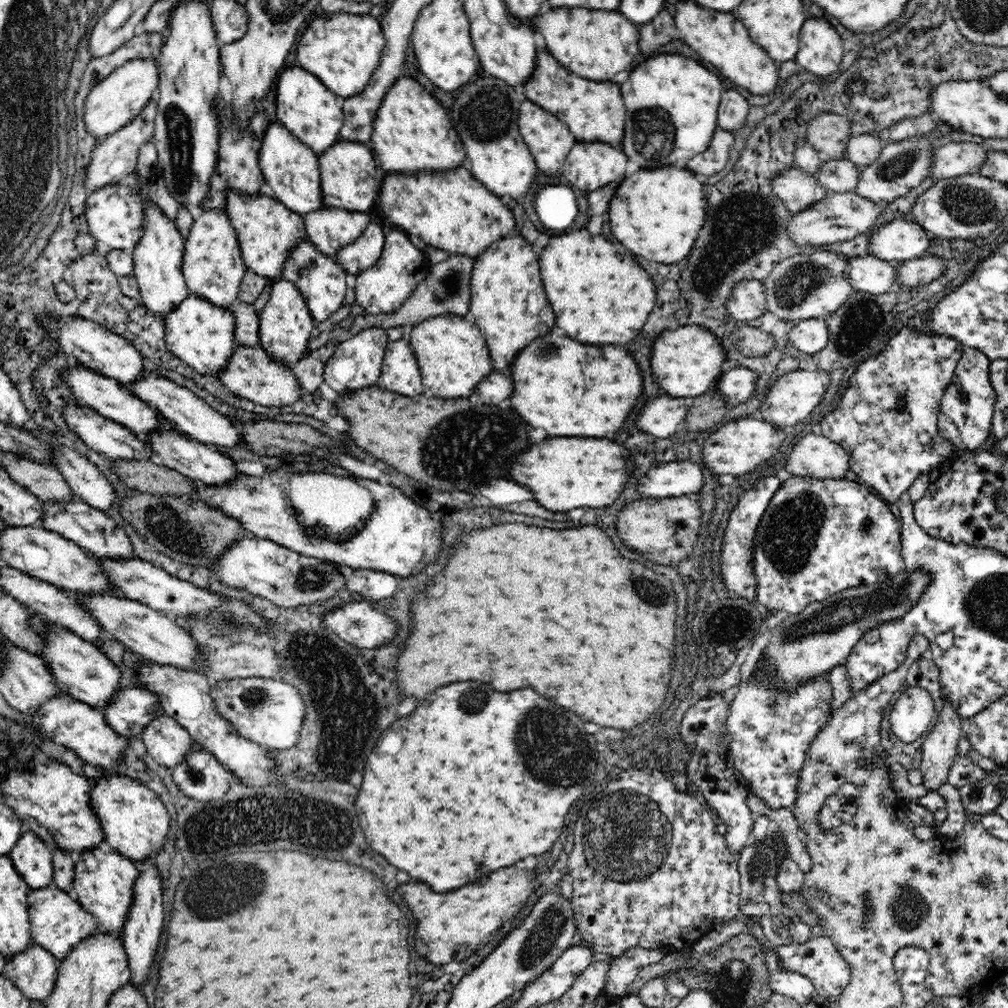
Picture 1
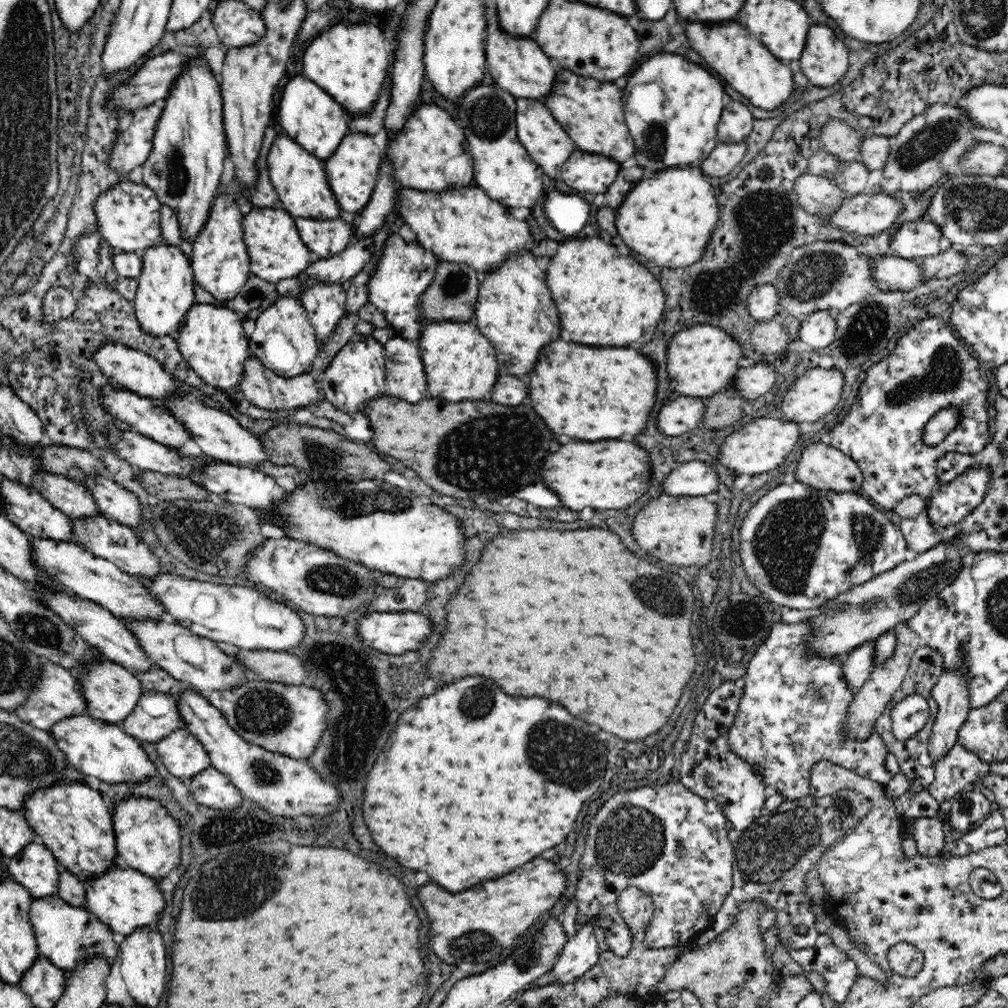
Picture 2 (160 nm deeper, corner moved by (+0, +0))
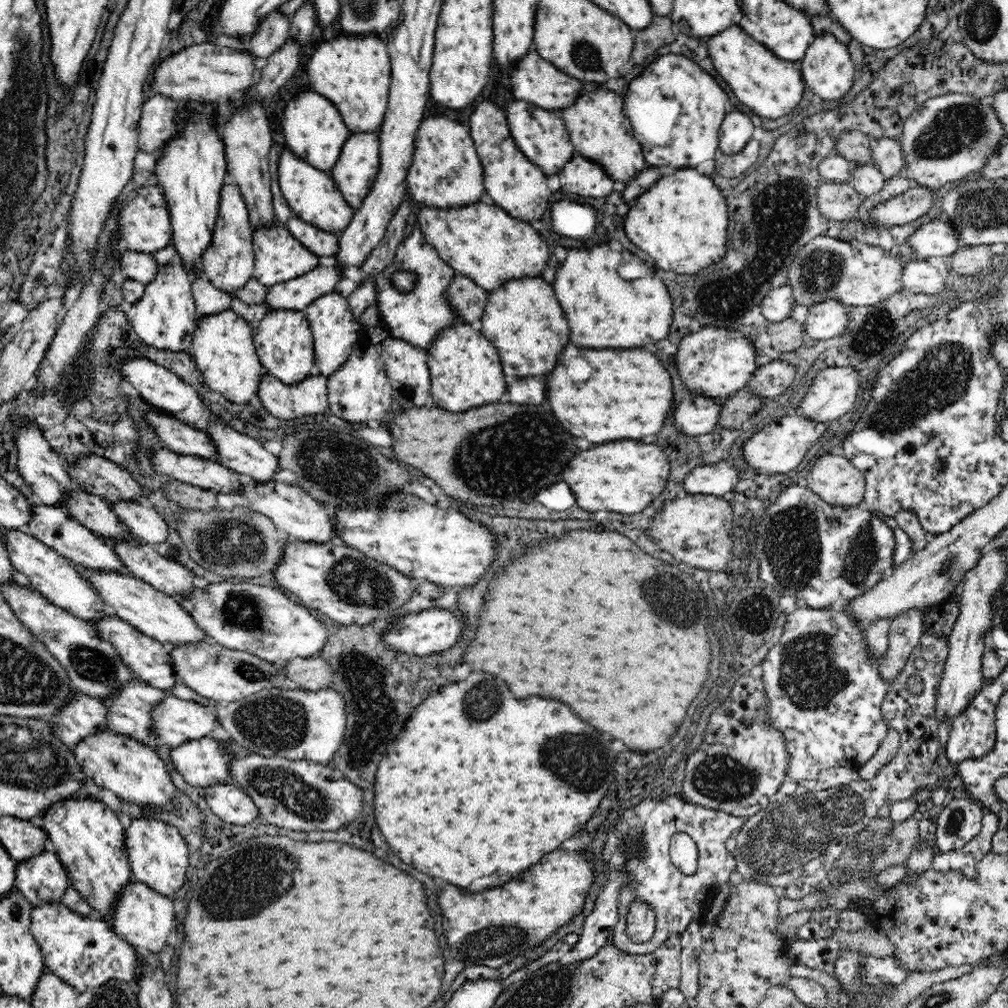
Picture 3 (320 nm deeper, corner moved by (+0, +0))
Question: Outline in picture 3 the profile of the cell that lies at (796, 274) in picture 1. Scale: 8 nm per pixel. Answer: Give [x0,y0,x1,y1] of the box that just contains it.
[787,236,904,308]

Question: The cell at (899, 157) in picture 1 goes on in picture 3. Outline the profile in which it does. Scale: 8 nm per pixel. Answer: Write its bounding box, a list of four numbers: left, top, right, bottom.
[900,94,1006,190]

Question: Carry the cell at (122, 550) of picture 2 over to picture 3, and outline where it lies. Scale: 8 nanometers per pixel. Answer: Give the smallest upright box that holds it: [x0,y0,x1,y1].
[105,538,196,598]

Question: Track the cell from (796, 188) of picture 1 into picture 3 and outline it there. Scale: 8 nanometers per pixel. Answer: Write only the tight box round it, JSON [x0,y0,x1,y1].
[816,180,862,221]

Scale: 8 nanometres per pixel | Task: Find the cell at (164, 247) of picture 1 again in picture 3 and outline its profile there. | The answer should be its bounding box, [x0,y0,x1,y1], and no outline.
[127,262,197,352]

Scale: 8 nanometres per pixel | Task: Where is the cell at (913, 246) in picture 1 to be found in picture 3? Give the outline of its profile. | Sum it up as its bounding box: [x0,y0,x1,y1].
[907,218,962,261]

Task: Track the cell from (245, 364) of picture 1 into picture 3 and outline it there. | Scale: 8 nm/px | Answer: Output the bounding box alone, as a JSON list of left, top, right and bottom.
[256,372,329,421]

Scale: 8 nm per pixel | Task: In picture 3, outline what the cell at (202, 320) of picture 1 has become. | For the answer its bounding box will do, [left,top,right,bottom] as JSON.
[192,310,265,404]

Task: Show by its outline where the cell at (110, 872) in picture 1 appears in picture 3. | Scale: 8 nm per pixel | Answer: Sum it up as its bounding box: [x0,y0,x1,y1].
[112,881,174,953]

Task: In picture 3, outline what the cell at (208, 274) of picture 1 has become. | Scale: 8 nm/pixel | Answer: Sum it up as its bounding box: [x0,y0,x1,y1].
[202,181,255,294]

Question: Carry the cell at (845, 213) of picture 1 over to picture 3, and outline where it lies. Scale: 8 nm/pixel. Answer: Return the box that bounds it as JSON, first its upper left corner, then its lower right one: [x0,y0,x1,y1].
[871,186,934,226]

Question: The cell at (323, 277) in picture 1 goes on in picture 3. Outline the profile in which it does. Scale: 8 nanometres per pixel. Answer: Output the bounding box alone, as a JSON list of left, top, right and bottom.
[304,291,364,378]

